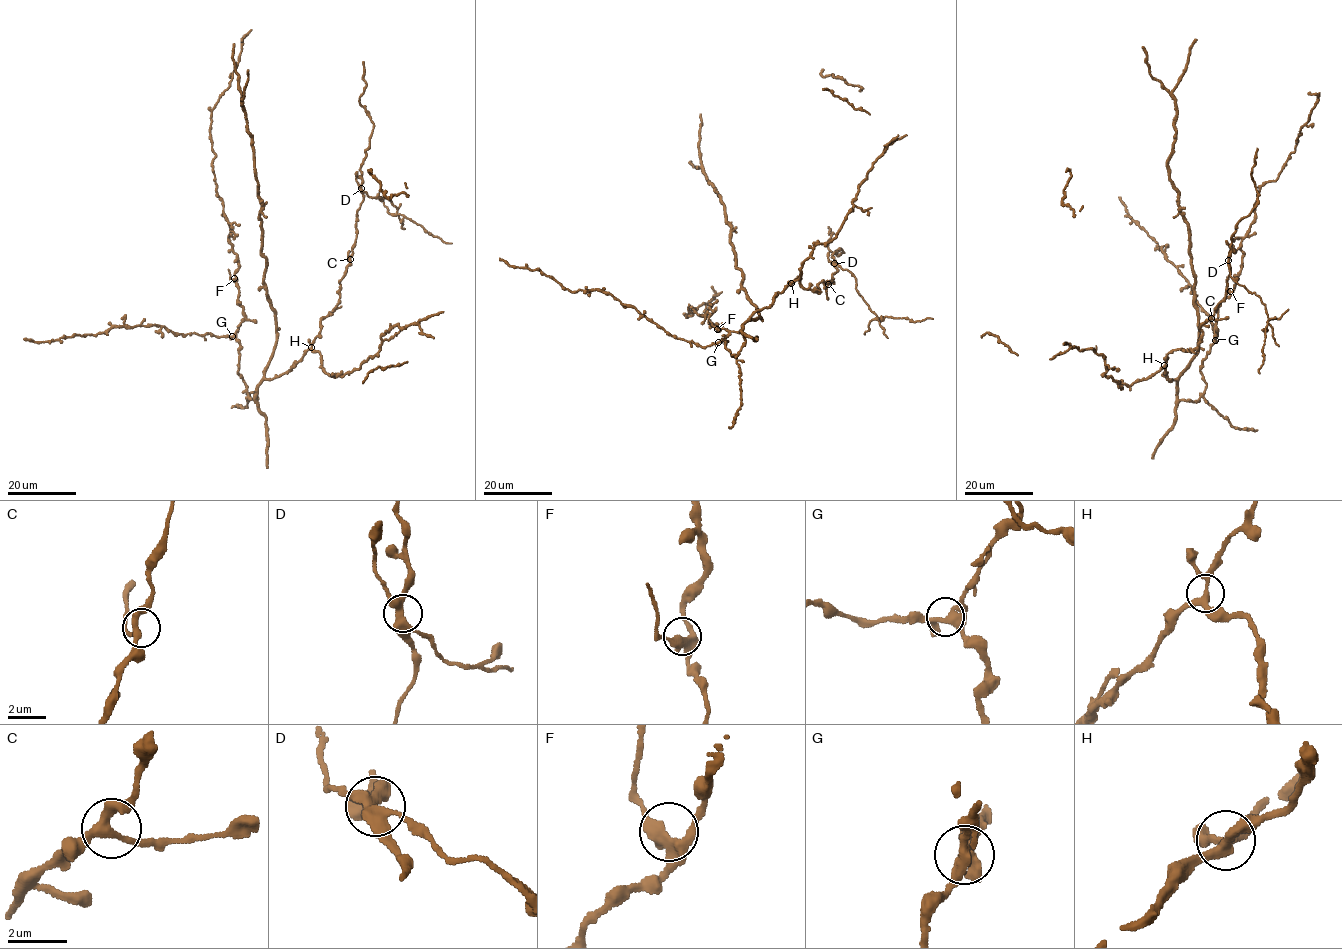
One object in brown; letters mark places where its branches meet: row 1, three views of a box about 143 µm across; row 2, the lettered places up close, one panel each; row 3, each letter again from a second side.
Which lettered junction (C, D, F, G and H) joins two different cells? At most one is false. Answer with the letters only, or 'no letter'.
D

